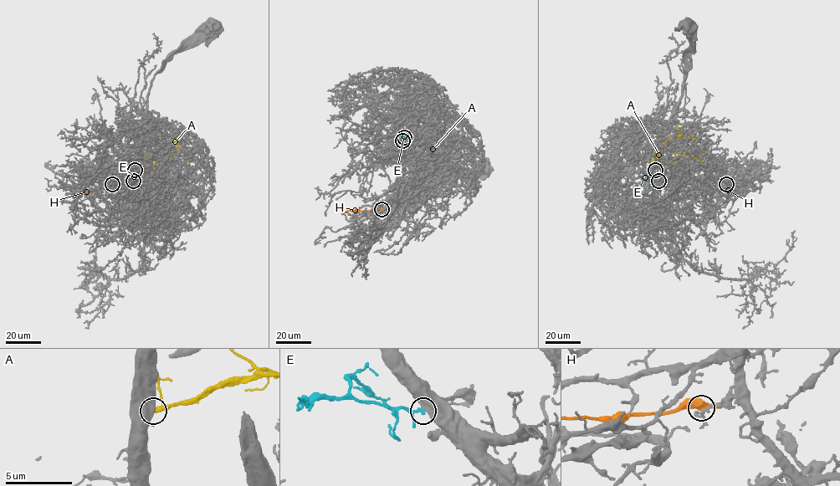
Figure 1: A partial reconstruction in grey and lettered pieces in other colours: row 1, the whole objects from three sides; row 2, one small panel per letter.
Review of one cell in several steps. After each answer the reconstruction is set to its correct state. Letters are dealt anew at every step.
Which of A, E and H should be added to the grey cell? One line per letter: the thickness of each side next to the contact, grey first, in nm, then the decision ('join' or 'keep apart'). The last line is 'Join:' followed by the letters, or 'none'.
A: 500/280 nm | keep apart
E: 750/180 nm | join
H: 200/500 nm | keep apart
Join: E

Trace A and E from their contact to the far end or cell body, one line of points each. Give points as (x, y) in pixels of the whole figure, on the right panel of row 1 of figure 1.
A: (655, 170), (650, 162), (664, 142), (679, 135), (689, 137), (695, 140)
E: (658, 181), (650, 179), (648, 176), (653, 179)

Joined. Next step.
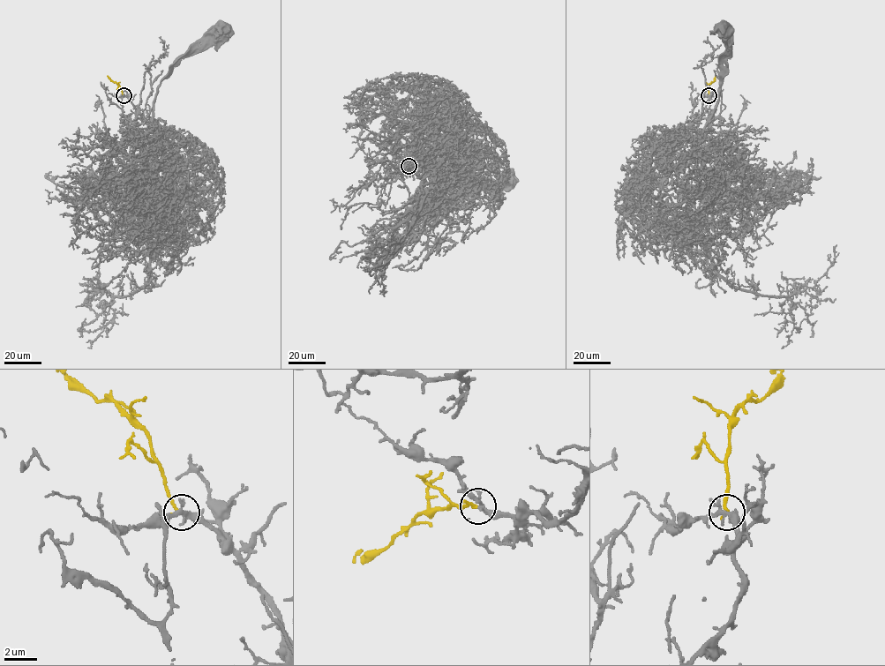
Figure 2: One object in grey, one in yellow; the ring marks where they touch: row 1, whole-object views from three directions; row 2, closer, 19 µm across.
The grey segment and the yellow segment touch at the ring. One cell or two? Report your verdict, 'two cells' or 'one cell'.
one cell

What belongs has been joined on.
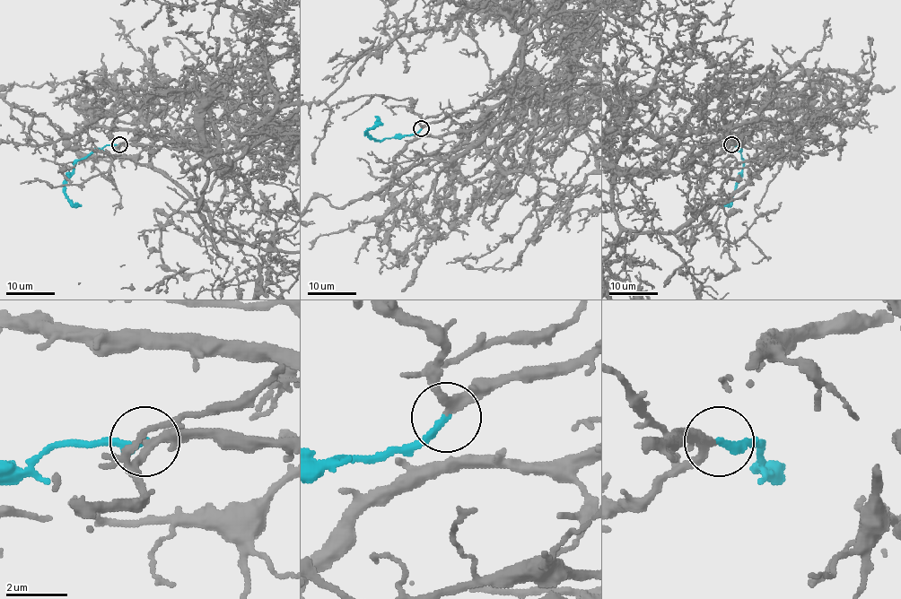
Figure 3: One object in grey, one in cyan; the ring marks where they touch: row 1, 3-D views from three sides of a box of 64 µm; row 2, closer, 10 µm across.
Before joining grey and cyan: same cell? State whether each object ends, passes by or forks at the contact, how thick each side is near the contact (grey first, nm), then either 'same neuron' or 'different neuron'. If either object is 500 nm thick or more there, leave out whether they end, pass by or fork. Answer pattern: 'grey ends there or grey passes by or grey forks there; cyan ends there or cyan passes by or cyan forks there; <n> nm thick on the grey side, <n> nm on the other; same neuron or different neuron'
grey passes by; cyan ends there; 240 nm thick on the grey side, 220 nm on the other; same neuron

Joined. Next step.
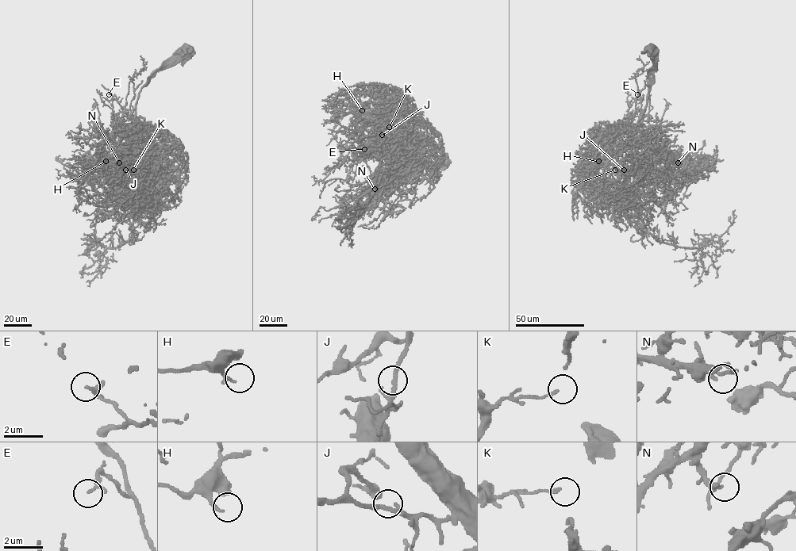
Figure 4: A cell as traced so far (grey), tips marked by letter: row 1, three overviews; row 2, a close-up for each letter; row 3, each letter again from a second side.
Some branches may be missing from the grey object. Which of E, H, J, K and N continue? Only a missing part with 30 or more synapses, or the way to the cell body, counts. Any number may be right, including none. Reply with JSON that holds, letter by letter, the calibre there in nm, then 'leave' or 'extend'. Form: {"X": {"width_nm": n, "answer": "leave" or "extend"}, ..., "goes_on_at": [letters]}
{"E": {"width_nm": 200, "answer": "leave"}, "H": {"width_nm": 150, "answer": "extend"}, "J": {"width_nm": 170, "answer": "leave"}, "K": {"width_nm": 140, "answer": "leave"}, "N": {"width_nm": 220, "answer": "extend"}, "goes_on_at": ["H", "N"]}

